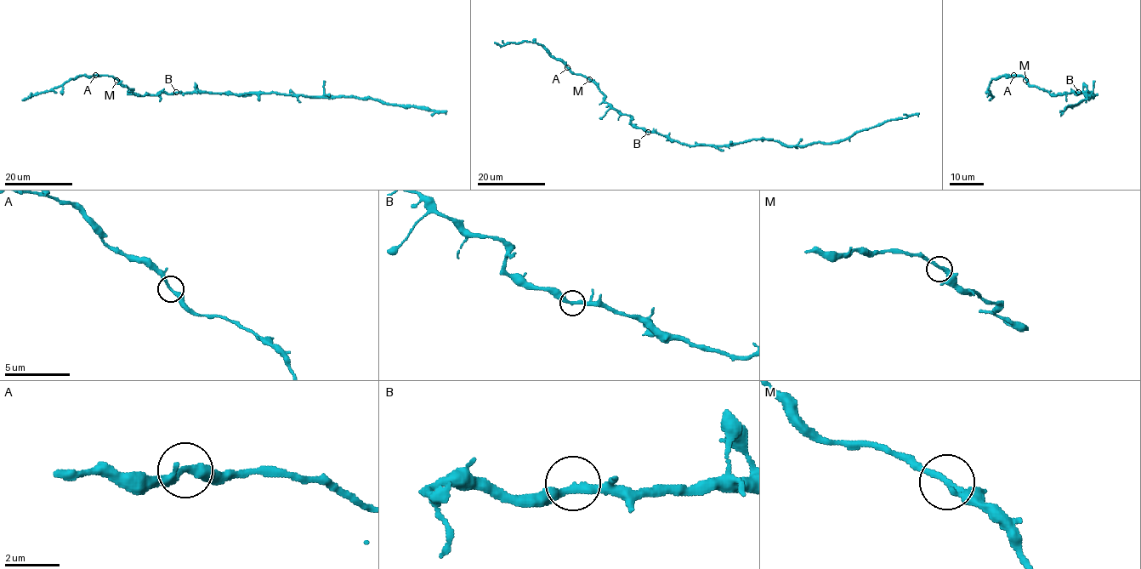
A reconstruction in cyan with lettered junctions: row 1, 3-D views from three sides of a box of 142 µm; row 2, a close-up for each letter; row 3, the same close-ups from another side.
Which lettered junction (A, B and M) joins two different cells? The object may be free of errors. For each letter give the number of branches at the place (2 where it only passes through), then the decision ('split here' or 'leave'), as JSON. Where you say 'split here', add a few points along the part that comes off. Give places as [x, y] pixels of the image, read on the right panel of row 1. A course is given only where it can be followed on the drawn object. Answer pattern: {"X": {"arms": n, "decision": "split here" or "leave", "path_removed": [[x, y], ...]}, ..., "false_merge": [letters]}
{"A": {"arms": 2, "decision": "leave"}, "B": {"arms": 2, "decision": "leave"}, "M": {"arms": 2, "decision": "leave"}, "false_merge": []}

